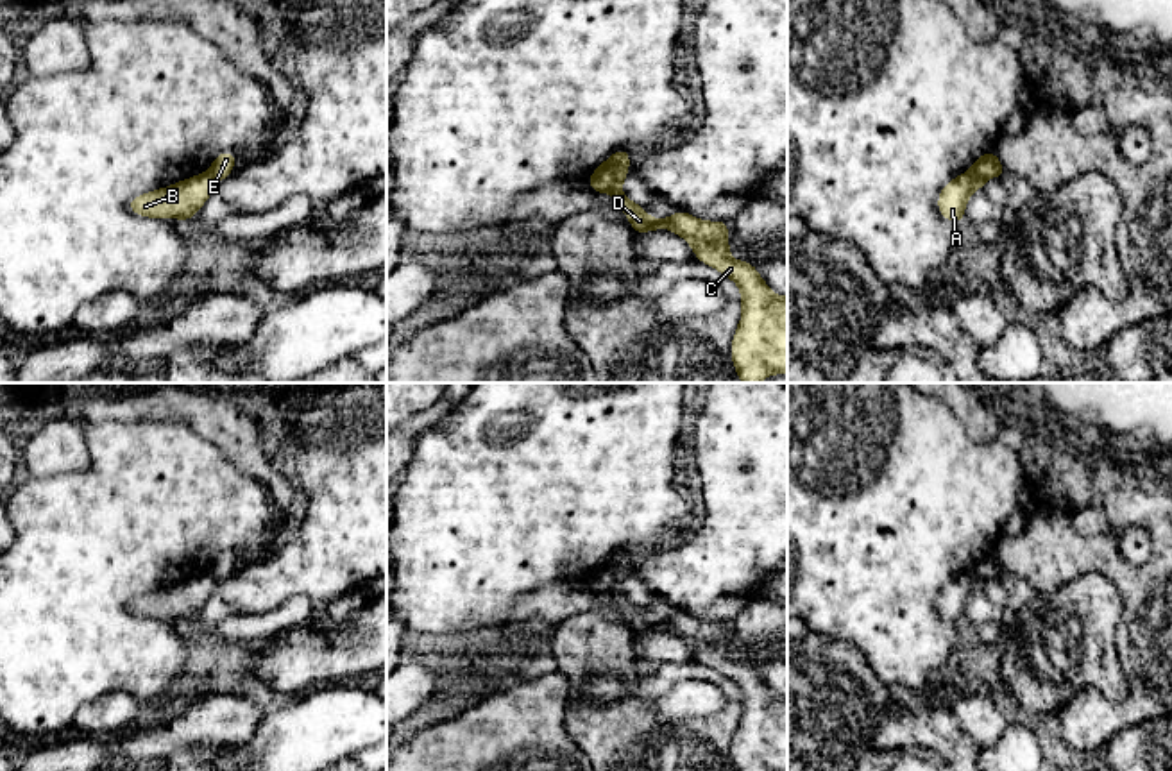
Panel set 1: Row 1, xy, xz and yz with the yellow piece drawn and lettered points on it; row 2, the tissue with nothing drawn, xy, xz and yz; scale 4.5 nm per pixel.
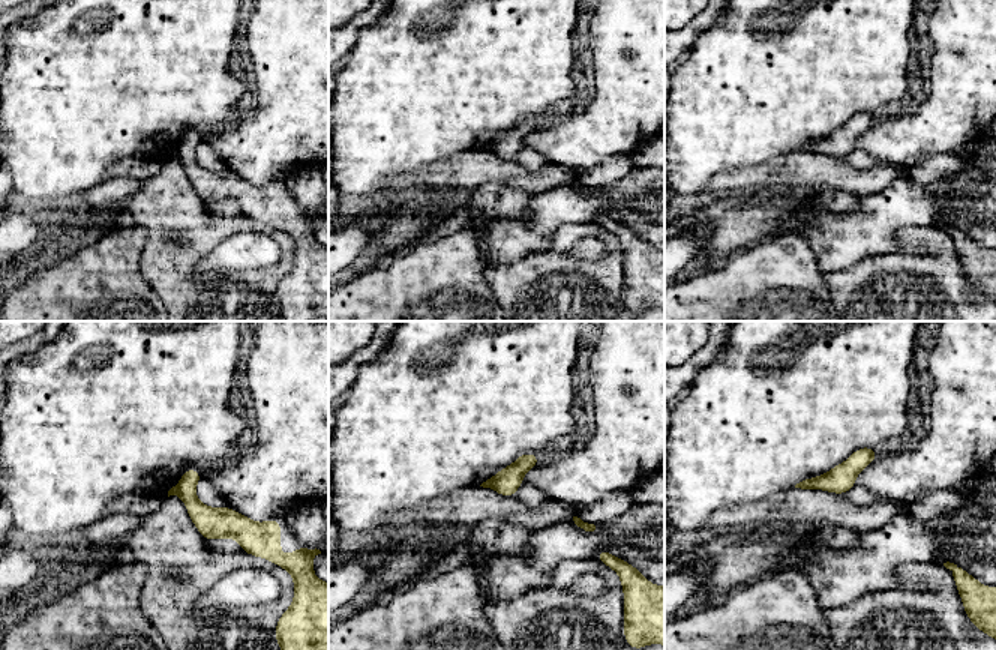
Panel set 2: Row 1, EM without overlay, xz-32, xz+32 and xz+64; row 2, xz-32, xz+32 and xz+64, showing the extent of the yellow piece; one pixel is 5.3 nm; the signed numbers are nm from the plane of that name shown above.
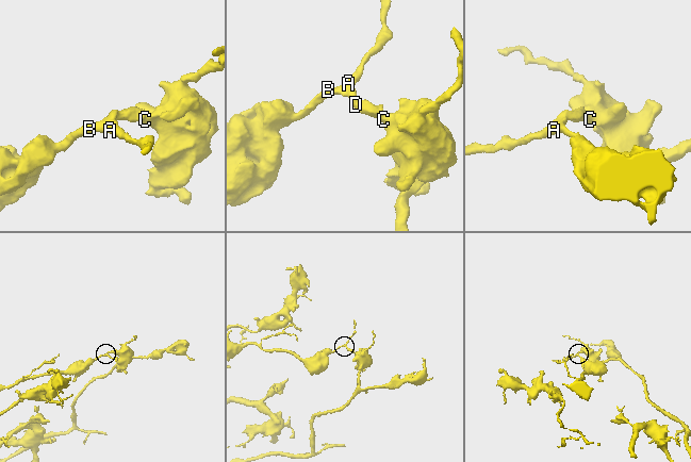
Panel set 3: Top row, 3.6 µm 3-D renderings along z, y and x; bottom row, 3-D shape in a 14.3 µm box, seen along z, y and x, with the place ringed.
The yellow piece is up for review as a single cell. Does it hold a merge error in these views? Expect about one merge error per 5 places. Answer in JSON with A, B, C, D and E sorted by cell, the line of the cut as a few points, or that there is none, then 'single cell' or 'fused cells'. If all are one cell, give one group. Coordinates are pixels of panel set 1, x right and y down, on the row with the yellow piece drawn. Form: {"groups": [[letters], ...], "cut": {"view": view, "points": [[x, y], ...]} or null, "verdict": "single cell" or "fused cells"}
{"groups": [["A", "B"], ["C", "D", "E"]], "cut": {"view": "xz", "points": [[628, 156], [618, 163], [609, 192]]}, "verdict": "fused cells"}

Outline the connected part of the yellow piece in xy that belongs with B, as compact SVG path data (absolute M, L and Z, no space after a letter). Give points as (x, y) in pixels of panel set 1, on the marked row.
M204 172L138 195L127 202L127 209L147 218L181 218L186 224L206 204L217 182L209 172Z

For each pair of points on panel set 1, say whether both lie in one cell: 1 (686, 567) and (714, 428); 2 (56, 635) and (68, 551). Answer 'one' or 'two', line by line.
1: one
2: one

